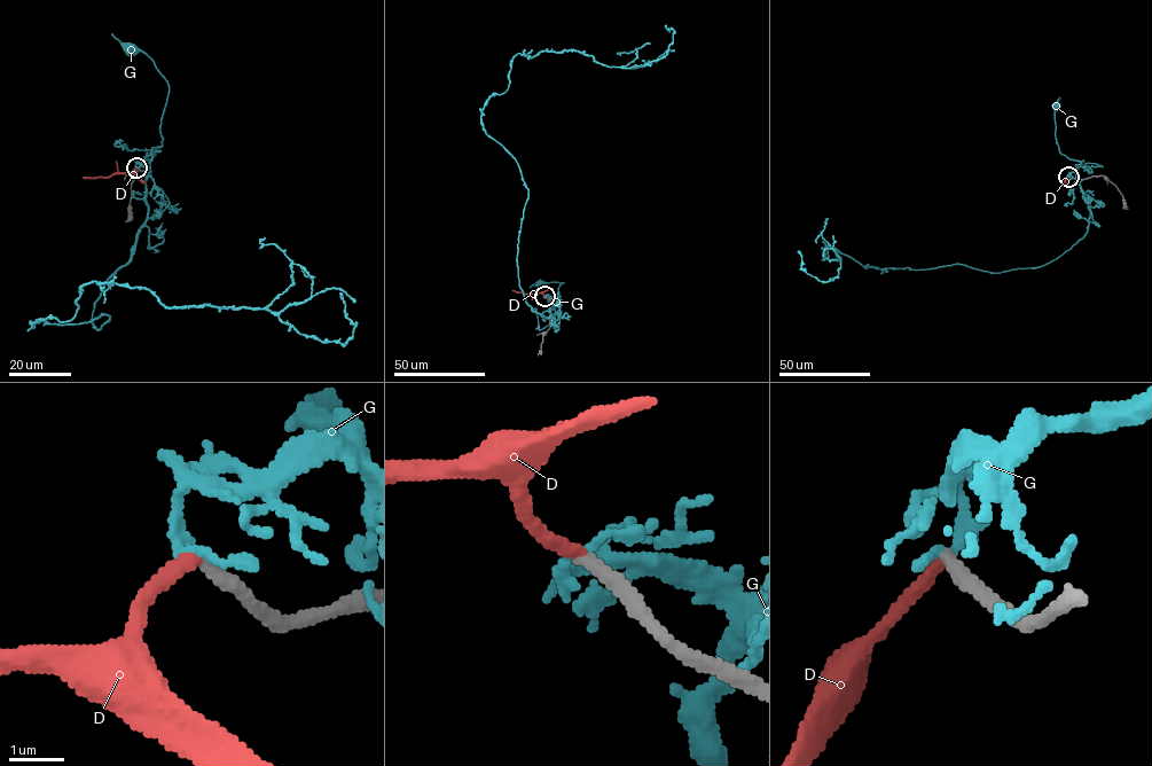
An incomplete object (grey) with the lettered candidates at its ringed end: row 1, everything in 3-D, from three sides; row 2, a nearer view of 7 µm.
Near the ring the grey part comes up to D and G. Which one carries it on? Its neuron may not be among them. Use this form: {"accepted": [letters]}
{"accepted": ["D"]}

